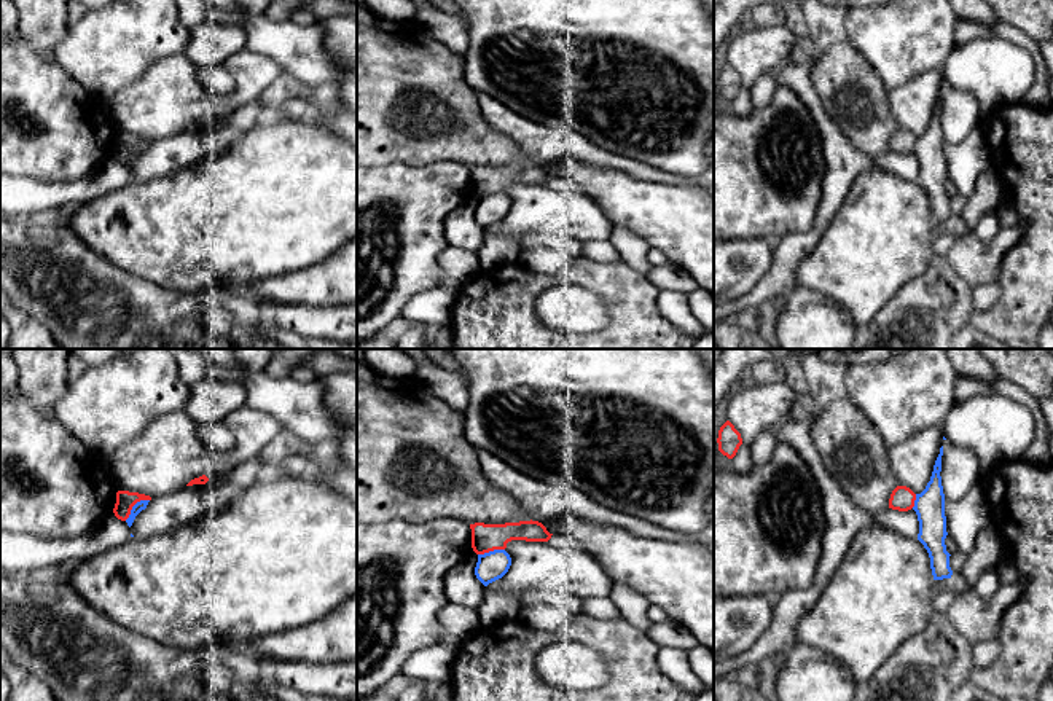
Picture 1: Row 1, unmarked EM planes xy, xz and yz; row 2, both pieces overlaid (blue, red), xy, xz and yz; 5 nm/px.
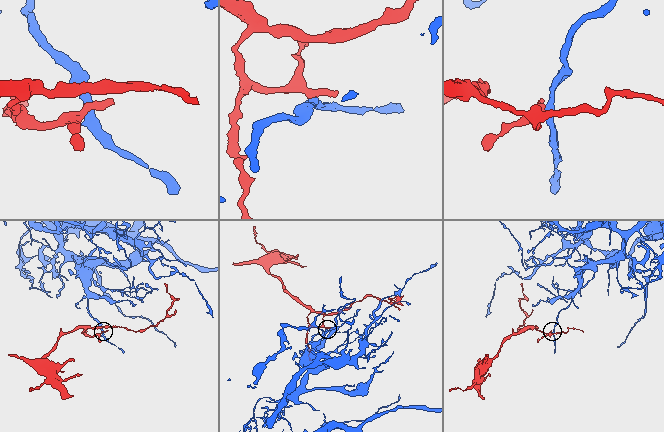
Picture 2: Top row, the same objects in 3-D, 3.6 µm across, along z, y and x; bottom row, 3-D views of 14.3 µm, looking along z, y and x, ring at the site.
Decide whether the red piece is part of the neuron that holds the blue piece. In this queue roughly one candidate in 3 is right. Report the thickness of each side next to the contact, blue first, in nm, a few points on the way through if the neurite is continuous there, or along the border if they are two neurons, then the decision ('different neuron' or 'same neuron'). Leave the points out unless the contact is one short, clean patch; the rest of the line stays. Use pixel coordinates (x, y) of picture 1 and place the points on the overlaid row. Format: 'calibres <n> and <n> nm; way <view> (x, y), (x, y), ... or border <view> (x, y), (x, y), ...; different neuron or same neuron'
calibres 50 and 100 nm; border xy (148, 499), (140, 499), (125, 520); different neuron

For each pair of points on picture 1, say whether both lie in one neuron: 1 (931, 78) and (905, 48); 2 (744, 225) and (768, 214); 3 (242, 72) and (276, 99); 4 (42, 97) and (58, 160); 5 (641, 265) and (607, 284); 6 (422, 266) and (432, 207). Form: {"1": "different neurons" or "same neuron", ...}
{"1": "different neurons", "2": "same neuron", "3": "different neurons", "4": "same neuron", "5": "different neurons", "6": "same neuron"}

